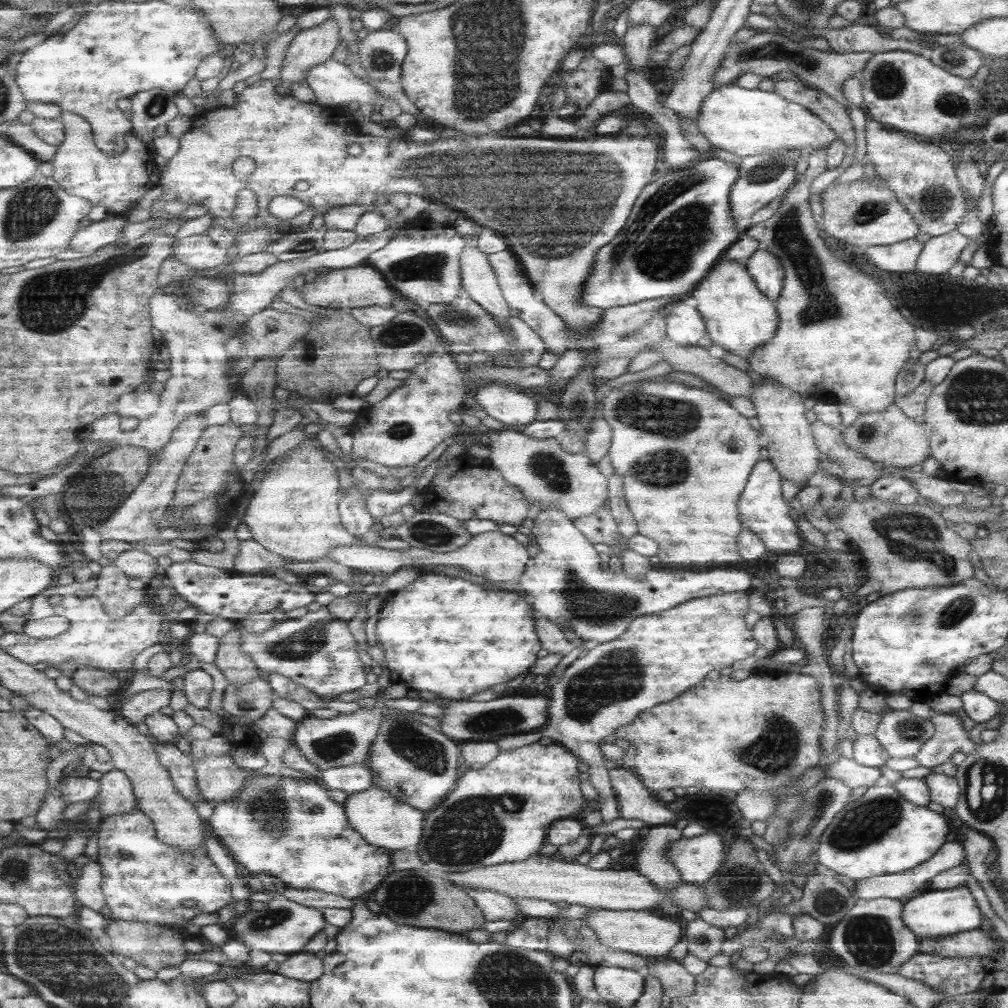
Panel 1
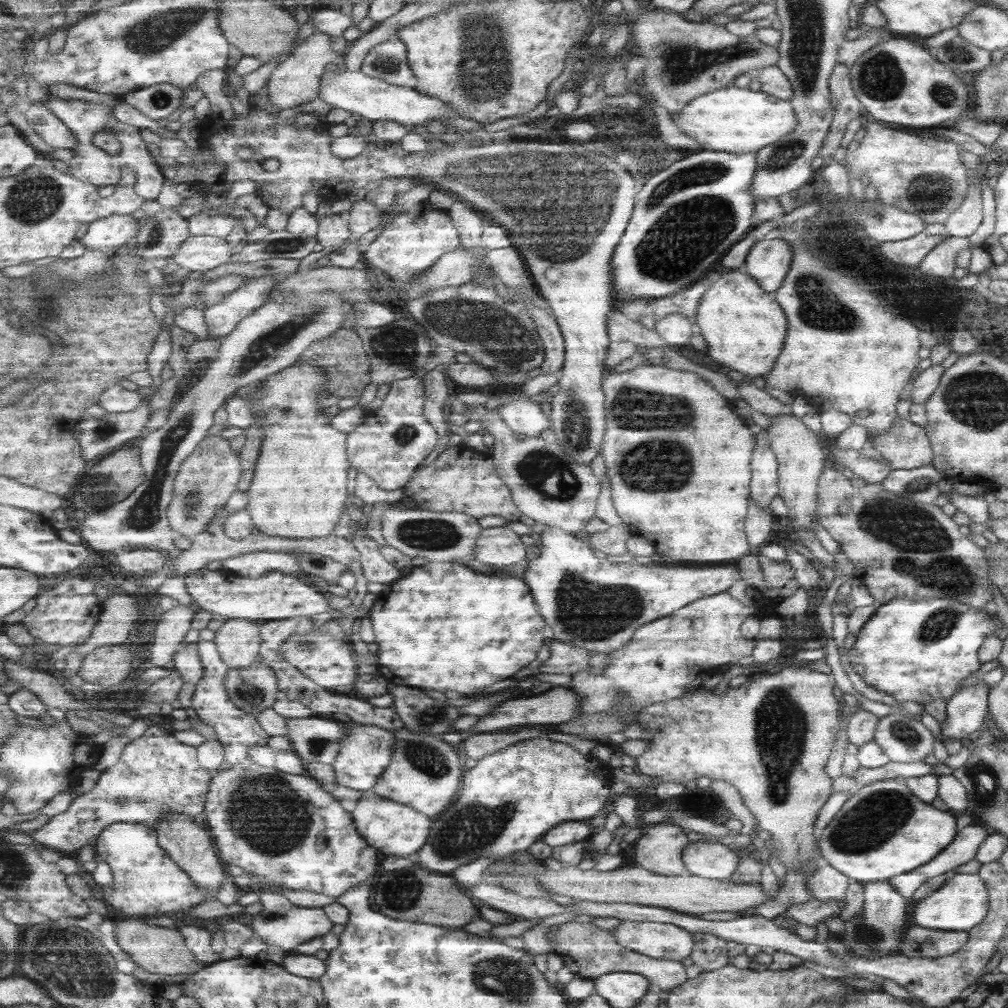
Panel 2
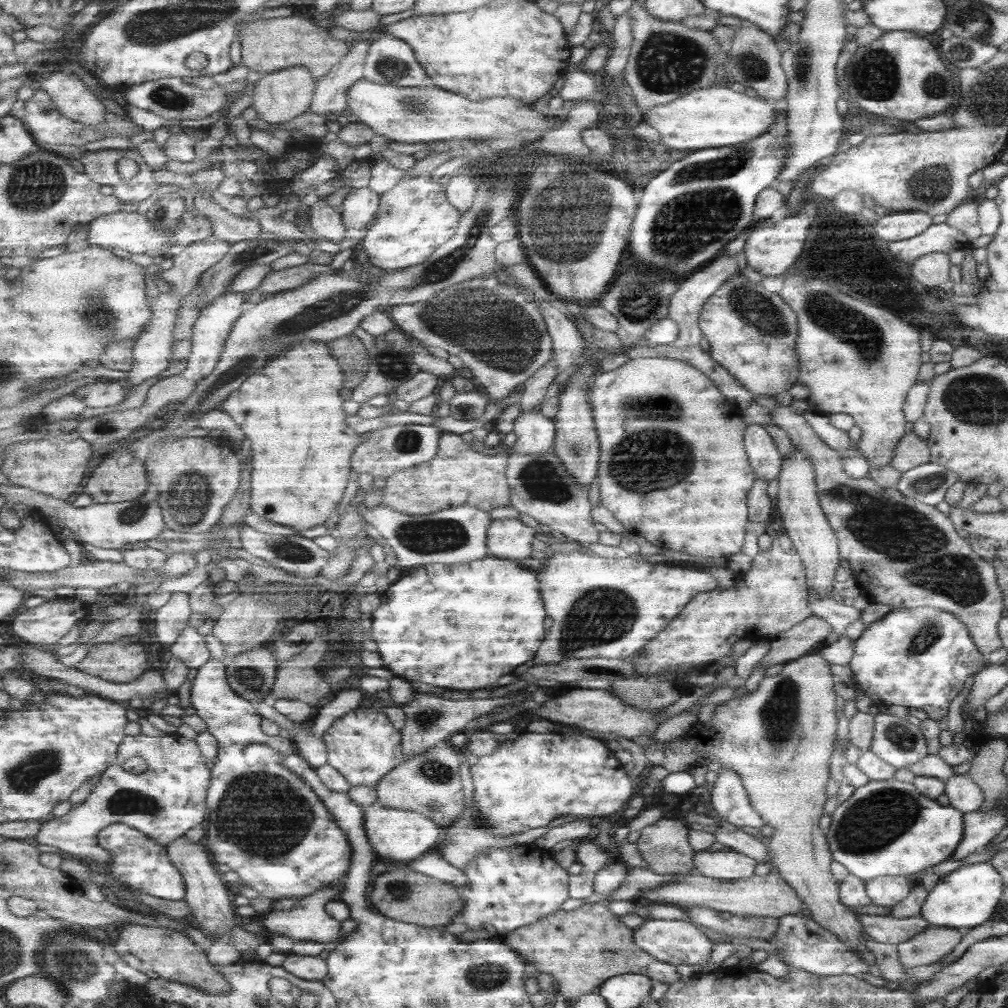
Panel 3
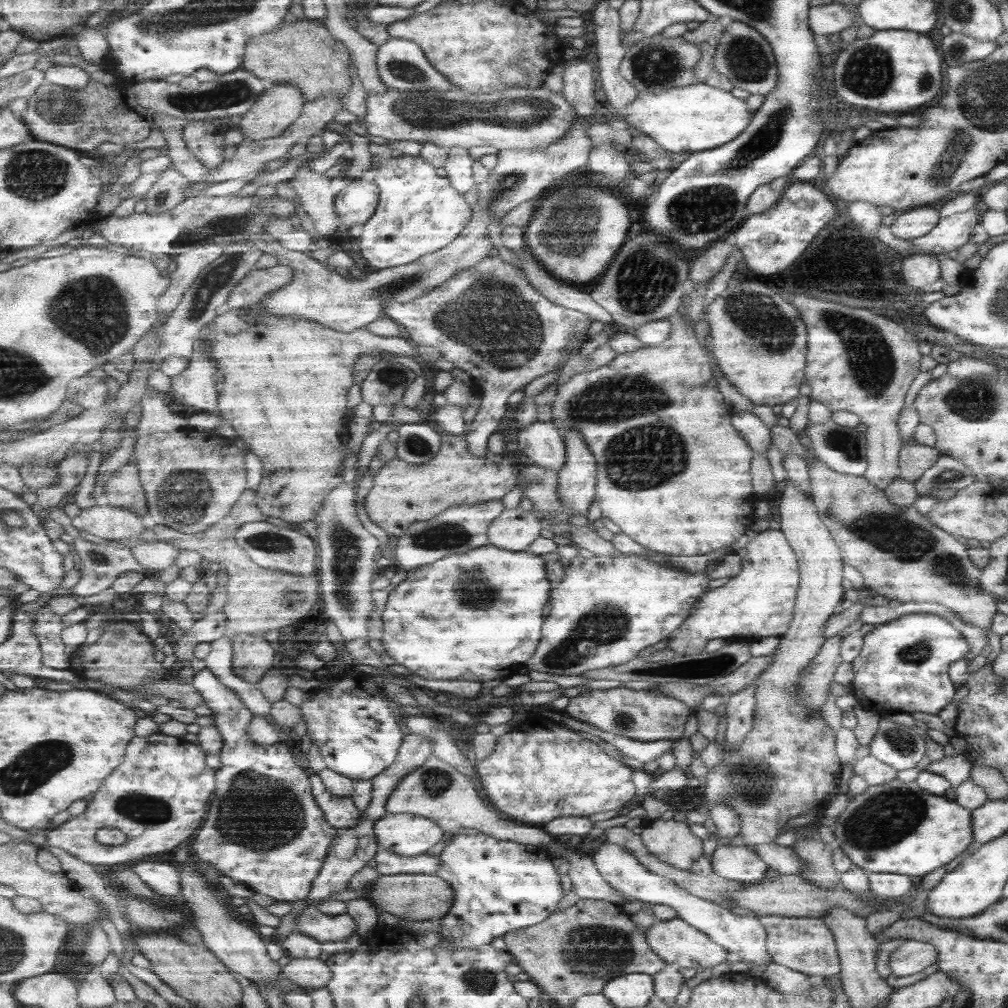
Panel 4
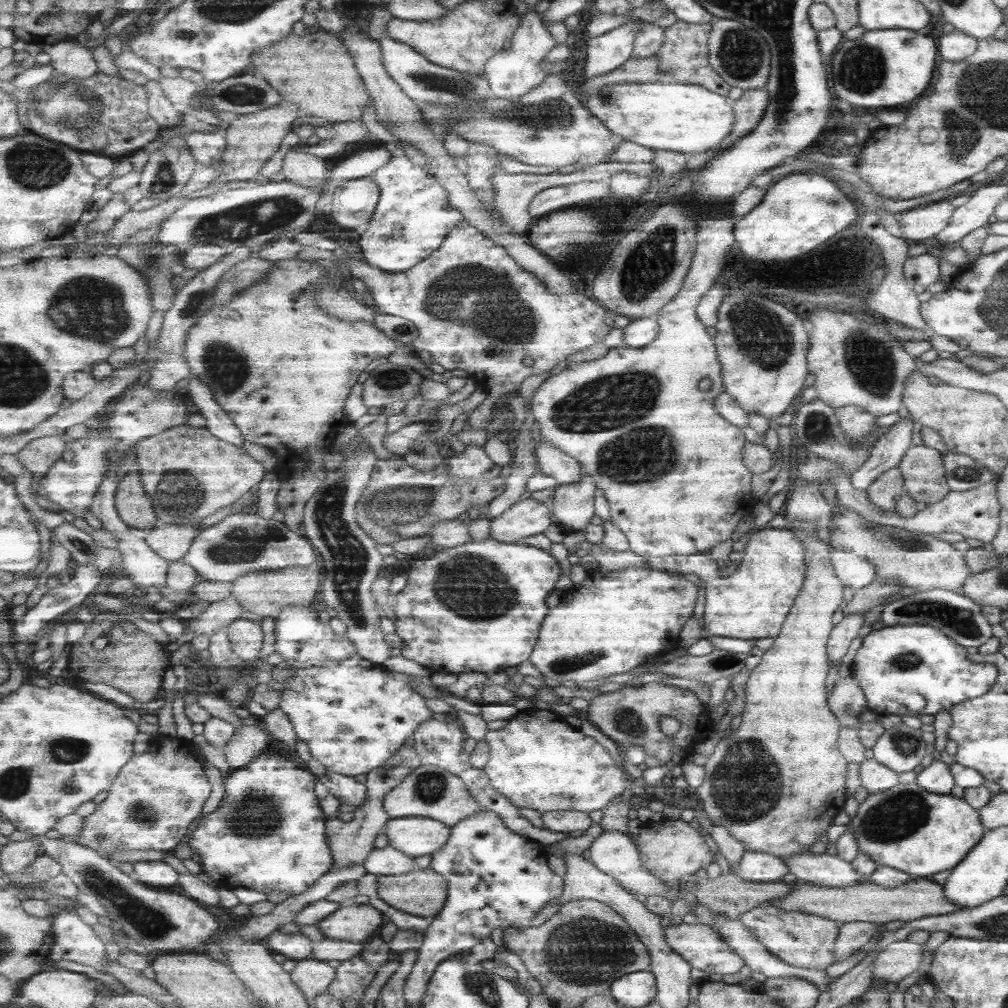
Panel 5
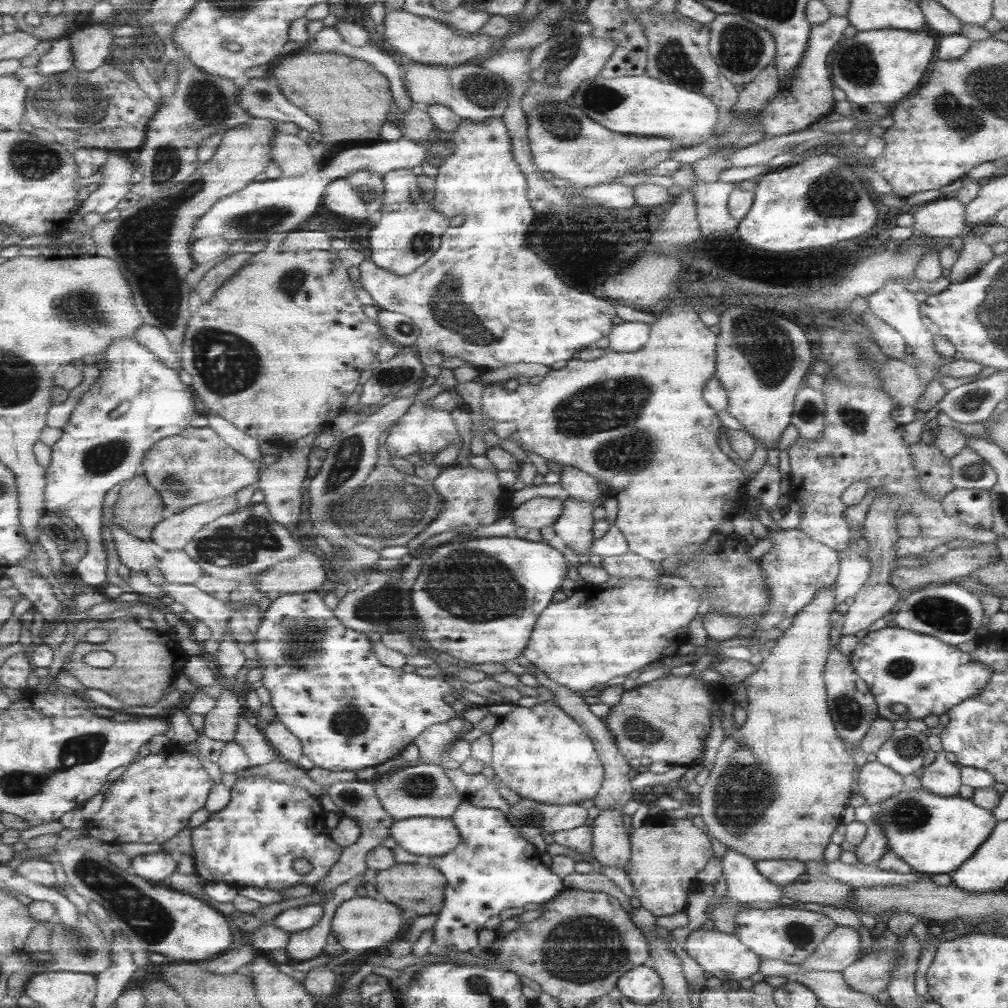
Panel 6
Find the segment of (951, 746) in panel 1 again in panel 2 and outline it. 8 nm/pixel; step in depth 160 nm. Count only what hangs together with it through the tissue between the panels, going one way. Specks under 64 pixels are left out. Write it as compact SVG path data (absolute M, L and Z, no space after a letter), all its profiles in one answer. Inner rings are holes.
M982 679L972 686L963 687L946 700L945 723L939 725L942 744L946 737L954 738L959 742L967 743L967 736L974 735L983 727L983 719L987 716L987 695L990 686Z

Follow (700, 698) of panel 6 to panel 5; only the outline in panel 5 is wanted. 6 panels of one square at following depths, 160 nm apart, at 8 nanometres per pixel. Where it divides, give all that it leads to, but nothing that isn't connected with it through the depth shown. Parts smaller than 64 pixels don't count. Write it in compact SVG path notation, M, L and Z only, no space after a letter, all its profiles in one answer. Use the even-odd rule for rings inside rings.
M654 681L639 687L623 686L620 690L596 696L589 701L586 711L589 722L618 746L642 746L648 756L654 756L664 763L668 763L681 750L694 754L695 747L712 733L709 712L704 702L697 698L697 694ZM665 716L673 717L680 723L676 734L667 736L661 730L659 722Z

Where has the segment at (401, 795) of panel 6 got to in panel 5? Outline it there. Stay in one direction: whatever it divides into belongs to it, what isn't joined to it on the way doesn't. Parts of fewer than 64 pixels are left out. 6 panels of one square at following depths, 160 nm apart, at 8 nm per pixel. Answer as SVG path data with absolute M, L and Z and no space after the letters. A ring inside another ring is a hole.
M421 765L400 785L387 793L384 809L392 819L405 817L431 817L453 828L468 816L484 811L483 806L473 798L464 780L451 774L441 766Z

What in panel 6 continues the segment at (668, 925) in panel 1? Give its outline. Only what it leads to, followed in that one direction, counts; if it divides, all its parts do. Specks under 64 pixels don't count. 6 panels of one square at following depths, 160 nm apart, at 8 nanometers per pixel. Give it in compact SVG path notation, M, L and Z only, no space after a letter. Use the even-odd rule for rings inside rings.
M701 930L691 932L681 947L693 958L705 972L709 972L715 978L725 982L726 980L745 980L753 976L760 968L760 957L753 954L744 943L740 942L735 934L713 930Z

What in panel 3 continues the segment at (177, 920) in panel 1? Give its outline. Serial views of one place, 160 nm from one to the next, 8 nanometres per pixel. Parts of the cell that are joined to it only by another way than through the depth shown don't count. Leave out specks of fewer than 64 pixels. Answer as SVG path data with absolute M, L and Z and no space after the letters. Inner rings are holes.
M110 824L100 831L100 845L111 856L111 873L123 888L147 892L151 896L165 900L184 900L187 896L187 886L184 875L172 864L165 846L157 844L147 834L125 824Z

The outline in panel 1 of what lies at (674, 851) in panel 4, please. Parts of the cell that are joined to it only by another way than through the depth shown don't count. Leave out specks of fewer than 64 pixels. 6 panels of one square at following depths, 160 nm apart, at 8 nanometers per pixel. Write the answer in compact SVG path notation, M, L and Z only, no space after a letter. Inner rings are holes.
M673 825L651 827L637 856L637 868L662 891L672 893L680 884L682 874L668 858L668 848L683 839L683 832Z

